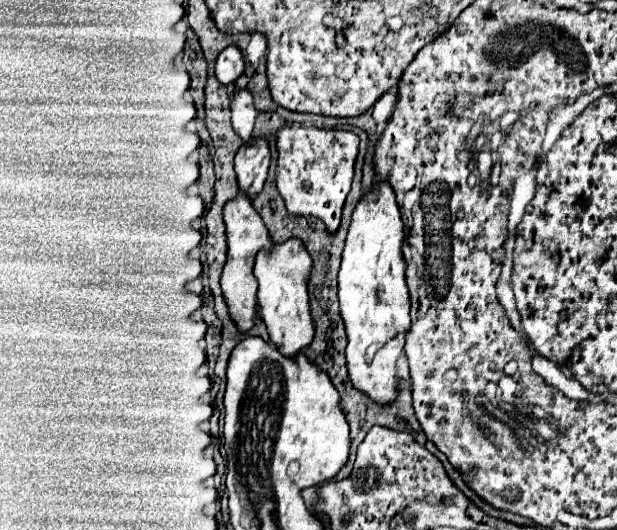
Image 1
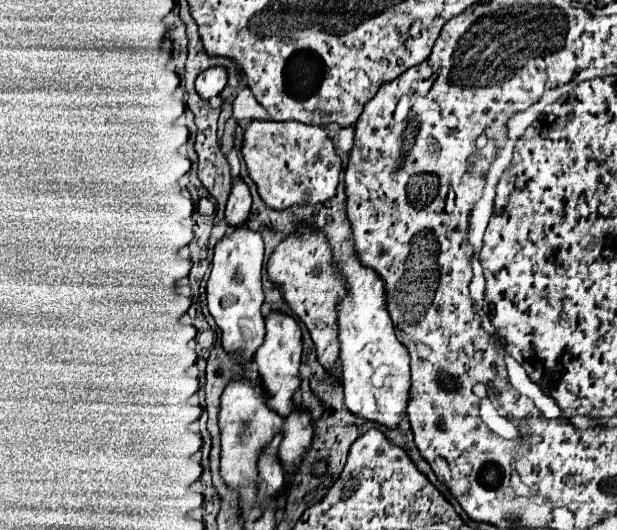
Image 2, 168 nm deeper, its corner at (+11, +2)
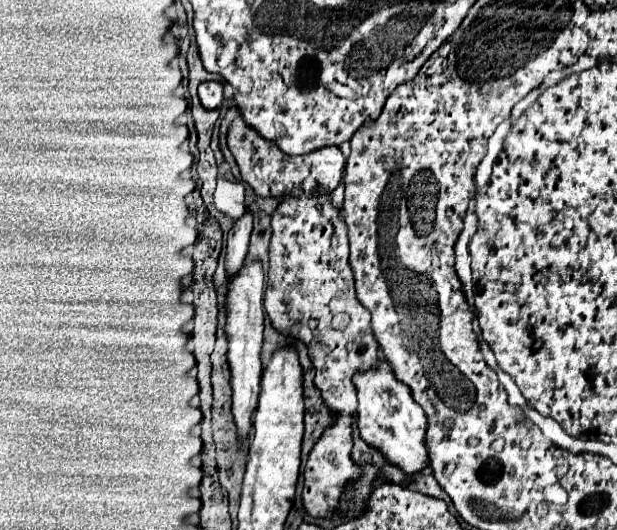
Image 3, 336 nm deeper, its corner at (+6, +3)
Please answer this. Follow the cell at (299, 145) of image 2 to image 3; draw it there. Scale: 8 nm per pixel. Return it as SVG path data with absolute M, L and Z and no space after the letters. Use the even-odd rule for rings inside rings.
M236 117L230 123L226 139L228 149L232 151L236 165L240 169L242 181L248 183L260 197L282 197L284 193L298 193L302 191L302 181L306 177L316 179L320 183L320 191L334 191L344 173L346 157L338 147L322 147L318 151L312 151L310 155L298 155L298 157L282 155L282 151L278 151L274 143L266 143L266 139L262 139L256 131L250 131L250 127L246 127L242 117Z

